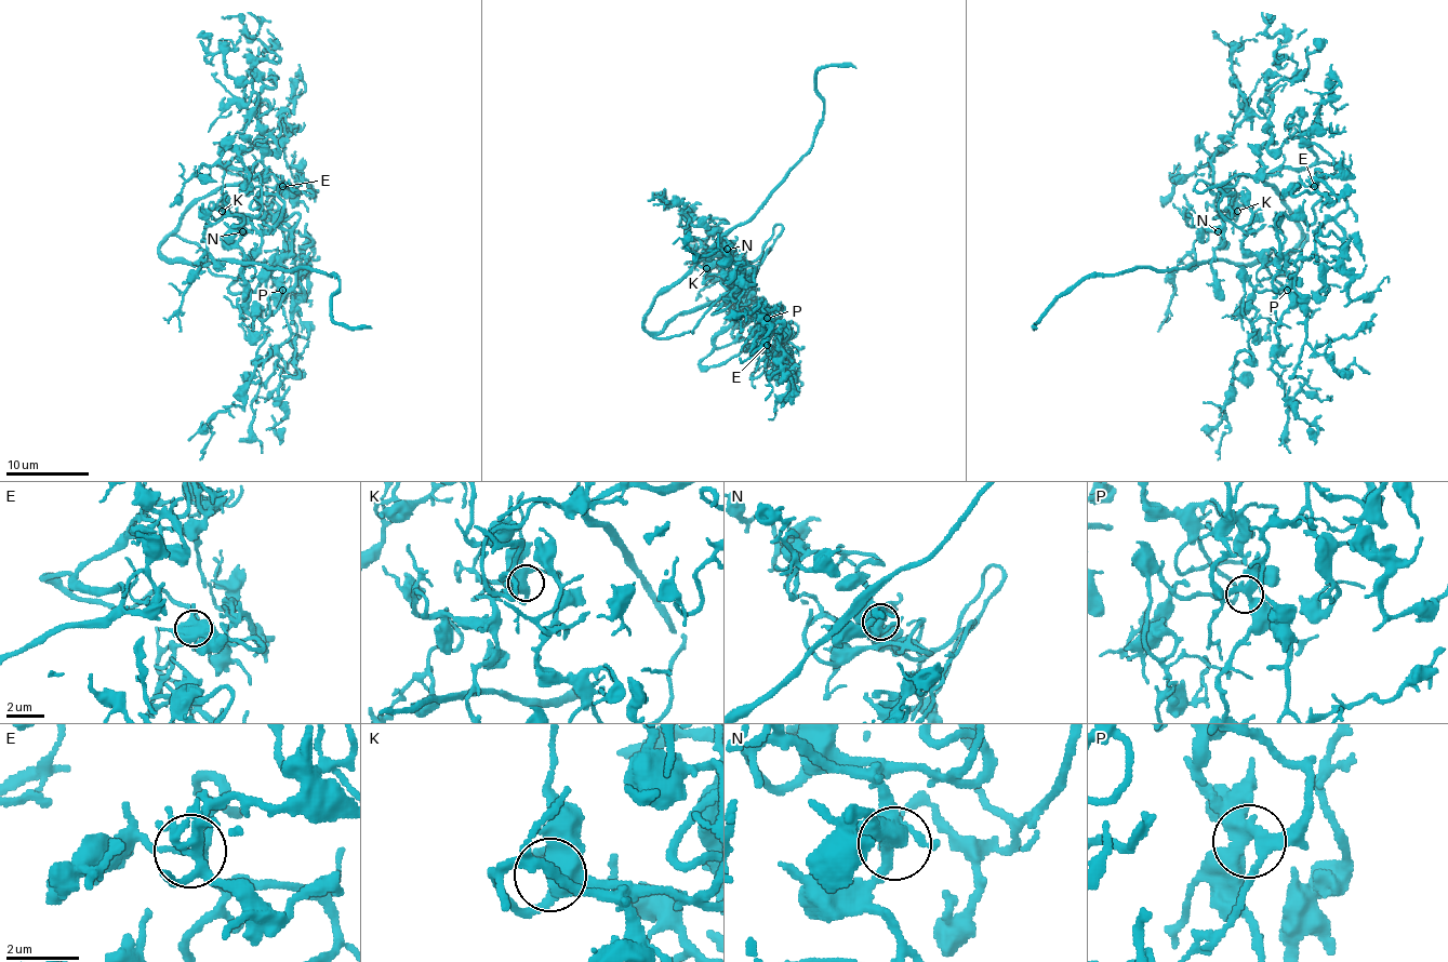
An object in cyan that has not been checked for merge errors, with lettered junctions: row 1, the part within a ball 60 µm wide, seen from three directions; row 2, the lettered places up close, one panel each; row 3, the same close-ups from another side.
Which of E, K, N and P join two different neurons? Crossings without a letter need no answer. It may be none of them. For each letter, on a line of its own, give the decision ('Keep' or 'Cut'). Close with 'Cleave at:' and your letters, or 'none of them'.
E: Keep
K: Keep
N: Keep
P: Keep
Cleave at: none of them

